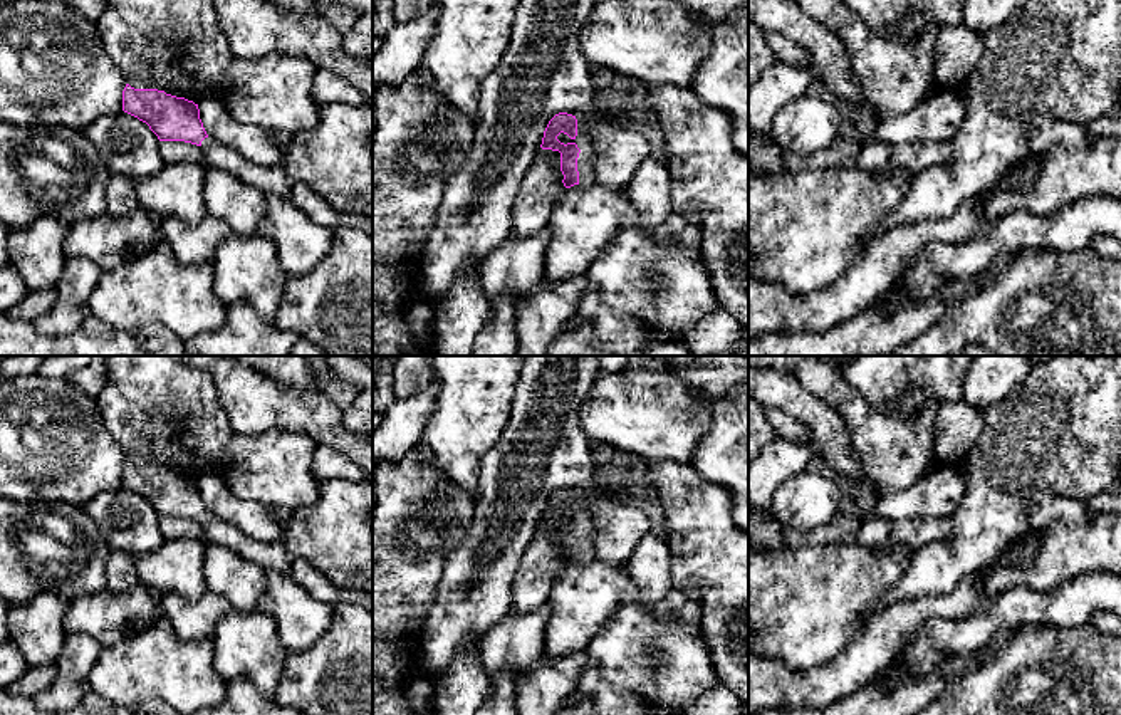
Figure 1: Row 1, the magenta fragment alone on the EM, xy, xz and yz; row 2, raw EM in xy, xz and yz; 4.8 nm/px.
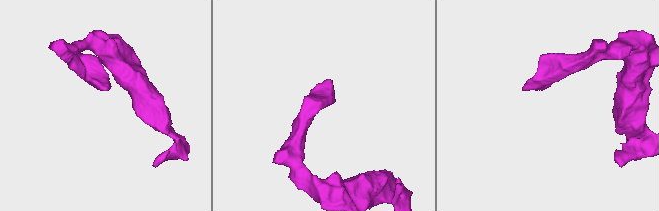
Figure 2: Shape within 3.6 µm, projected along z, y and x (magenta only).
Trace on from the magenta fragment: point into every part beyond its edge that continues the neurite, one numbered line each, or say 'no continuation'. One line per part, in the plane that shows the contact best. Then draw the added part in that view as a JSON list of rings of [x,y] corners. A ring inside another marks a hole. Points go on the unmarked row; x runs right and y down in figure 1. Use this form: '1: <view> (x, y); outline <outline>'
1: xz (586, 534); outline [[[581,512],[581,529],[577,534],[579,561],[587,562],[594,559],[594,530],[589,512]]]

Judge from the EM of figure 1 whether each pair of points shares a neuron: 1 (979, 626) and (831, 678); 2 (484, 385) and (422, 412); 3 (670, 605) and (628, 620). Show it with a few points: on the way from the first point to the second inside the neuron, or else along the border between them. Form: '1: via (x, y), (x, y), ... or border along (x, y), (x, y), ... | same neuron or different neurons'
1: border along (923, 625), (871, 680) | different neurons
2: border along (435, 376), (438, 393), (418, 443) | different neurons
3: border along (673, 586), (651, 613), (677, 616), (688, 626) | different neurons

